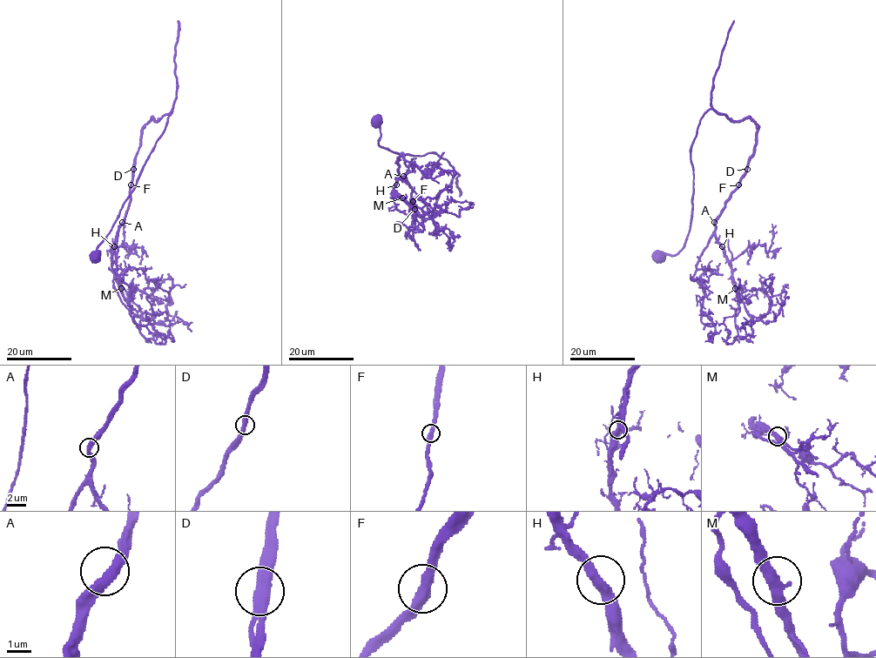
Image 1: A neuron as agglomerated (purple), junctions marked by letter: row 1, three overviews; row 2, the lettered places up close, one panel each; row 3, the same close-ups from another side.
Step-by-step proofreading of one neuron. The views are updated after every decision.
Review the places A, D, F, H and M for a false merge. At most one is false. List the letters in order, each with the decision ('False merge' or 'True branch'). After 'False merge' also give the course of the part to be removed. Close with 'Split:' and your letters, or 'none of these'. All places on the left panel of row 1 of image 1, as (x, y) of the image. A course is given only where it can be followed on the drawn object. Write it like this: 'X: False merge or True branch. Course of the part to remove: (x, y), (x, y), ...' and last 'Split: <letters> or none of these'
A: True branch
D: True branch
F: True branch
H: True branch
M: True branch
Split: none of these

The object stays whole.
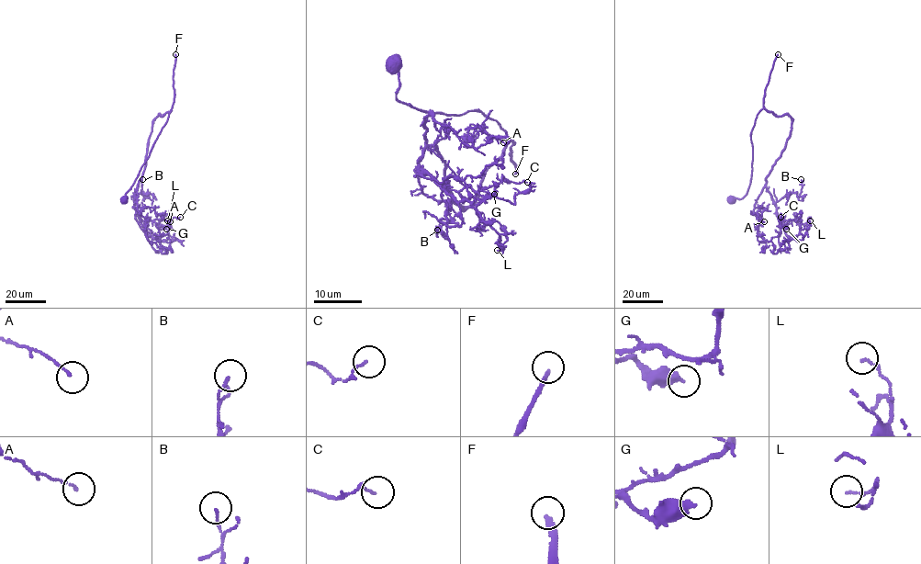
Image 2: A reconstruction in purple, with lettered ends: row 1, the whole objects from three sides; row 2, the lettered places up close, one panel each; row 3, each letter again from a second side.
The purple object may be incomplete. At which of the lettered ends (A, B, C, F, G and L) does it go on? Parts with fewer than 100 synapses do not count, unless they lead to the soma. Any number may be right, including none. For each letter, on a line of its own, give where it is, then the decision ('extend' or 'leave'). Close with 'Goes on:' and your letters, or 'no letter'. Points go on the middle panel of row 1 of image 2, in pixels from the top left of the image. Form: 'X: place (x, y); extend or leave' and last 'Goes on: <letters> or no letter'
A: place (503, 142); leave
B: place (437, 230); leave
C: place (527, 182); leave
F: place (515, 174); extend
G: place (494, 194); leave
L: place (497, 250); leave
Goes on: F

